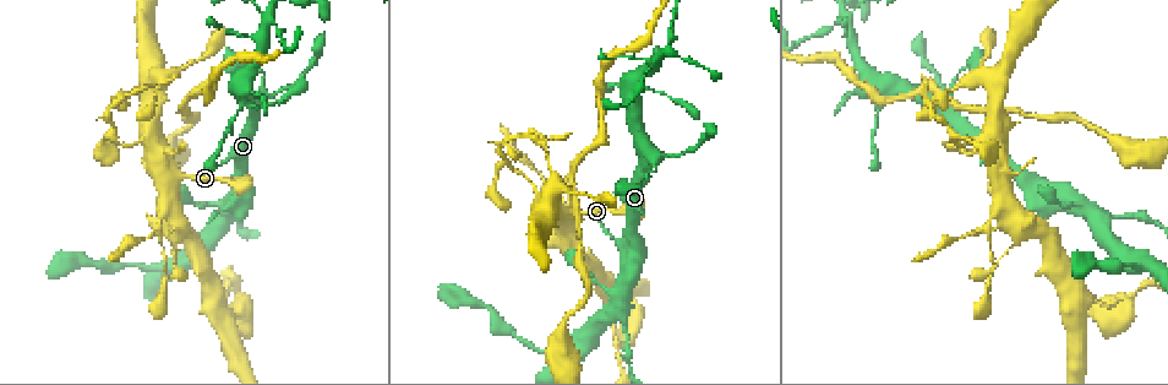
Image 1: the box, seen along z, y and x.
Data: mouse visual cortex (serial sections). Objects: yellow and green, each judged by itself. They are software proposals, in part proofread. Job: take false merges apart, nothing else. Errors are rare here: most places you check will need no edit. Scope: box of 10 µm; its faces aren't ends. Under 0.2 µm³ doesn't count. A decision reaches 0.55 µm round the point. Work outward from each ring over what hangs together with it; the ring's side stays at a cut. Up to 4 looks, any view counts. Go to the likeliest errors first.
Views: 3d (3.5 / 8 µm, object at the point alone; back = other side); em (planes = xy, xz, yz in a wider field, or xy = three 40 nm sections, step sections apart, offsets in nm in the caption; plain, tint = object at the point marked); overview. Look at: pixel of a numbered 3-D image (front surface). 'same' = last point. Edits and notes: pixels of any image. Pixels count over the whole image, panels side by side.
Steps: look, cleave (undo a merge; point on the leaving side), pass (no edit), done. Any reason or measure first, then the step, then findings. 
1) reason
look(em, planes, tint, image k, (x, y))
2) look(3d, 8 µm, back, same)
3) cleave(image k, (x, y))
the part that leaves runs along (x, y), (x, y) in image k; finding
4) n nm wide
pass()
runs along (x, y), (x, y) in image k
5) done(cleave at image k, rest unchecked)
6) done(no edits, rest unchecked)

four arms meet
look(3d, 3.5 µm, image 1, (840, 22))

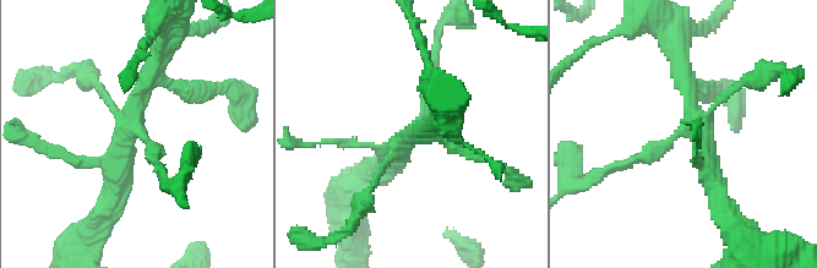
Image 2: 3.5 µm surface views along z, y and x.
look(em, planes, tint, image 2, (403, 138))

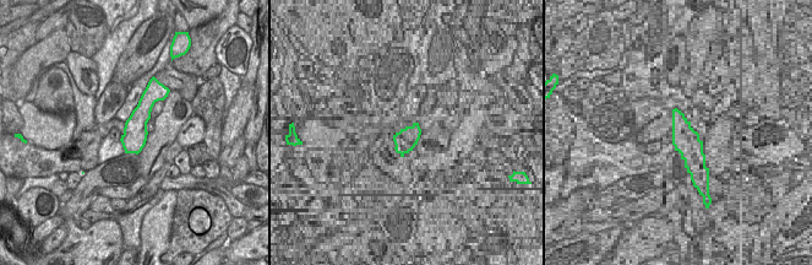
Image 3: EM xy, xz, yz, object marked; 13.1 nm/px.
320 nm wide
pass()
runs along (109, 197), (139, 92), (180, 85) in image 2; one cell here

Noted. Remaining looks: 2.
look(3d, 3.5 µm, back, image 1, (115, 137))

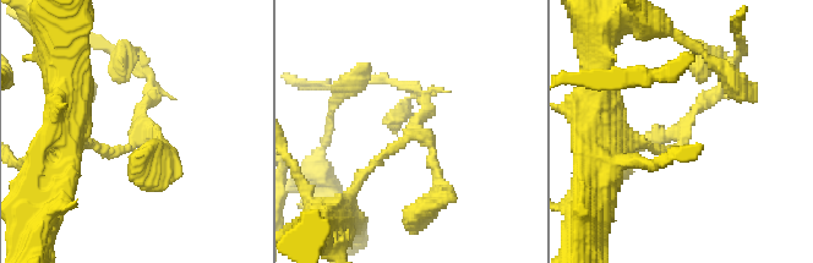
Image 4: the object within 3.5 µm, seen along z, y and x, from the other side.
now the EM
look(em, xy, step 2, tint, image 4, (683, 132))

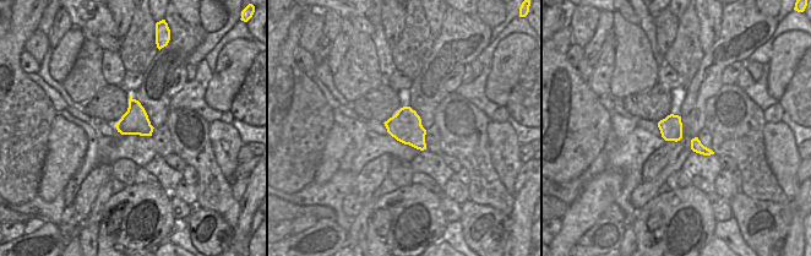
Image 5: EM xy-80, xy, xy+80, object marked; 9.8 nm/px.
pass()
runs along (359, 180), (416, 136), (431, 144), (435, 201) in image 4; continuous, no second cell

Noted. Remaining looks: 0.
done(no edits, rest unchecked)

